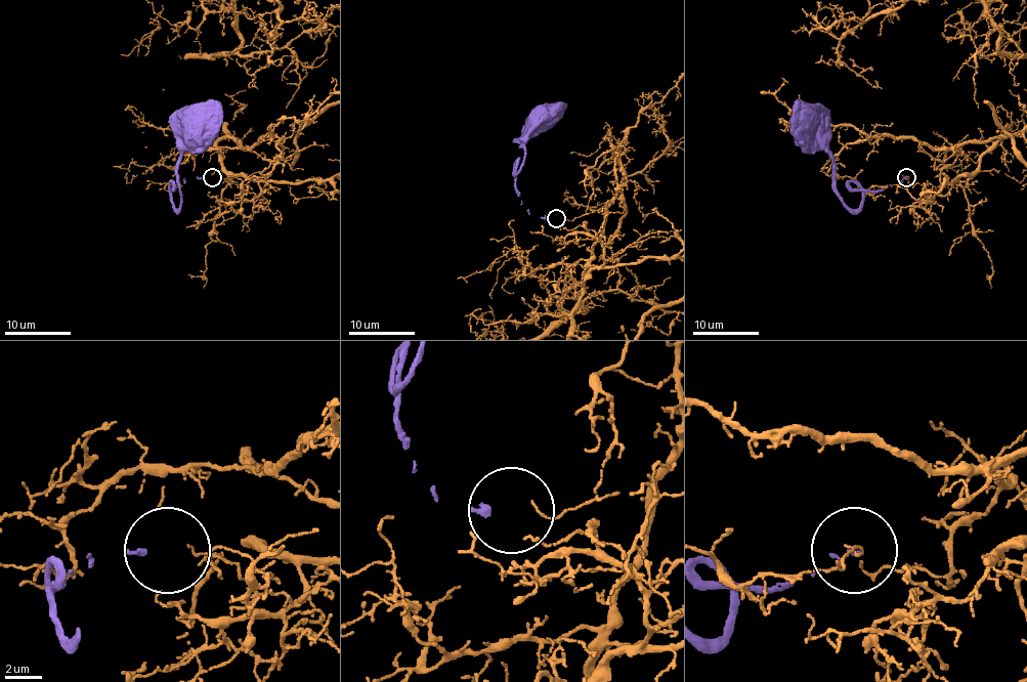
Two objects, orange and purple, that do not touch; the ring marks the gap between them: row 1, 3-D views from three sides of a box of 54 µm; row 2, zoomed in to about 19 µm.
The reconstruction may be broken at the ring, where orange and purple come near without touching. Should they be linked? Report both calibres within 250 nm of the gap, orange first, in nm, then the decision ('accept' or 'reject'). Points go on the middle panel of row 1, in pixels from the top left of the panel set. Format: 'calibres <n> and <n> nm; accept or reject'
calibres 120 and 360 nm; reject

